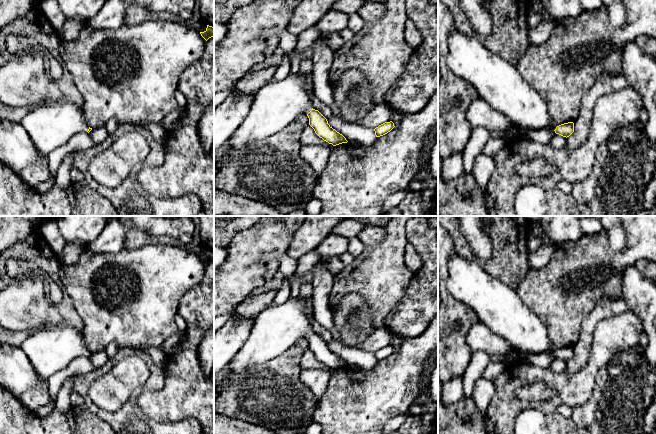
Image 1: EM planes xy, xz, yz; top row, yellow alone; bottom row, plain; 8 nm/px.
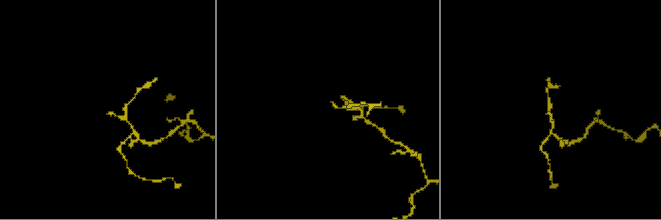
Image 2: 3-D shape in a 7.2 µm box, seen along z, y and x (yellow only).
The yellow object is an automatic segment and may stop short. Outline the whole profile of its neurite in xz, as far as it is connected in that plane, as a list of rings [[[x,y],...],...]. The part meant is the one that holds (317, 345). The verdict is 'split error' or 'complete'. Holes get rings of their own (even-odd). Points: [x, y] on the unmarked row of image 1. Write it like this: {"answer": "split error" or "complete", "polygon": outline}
{"answer": "split error", "polygon": [[[296,296],[290,297],[284,303],[268,306],[259,313],[255,318],[246,342],[233,359],[214,377],[214,387],[227,389],[231,382],[231,375],[239,375],[250,366],[260,365],[279,357],[302,338],[308,340],[309,349],[324,365],[333,370],[347,367],[346,362],[333,353],[328,348],[327,343],[318,334],[312,332],[310,316],[306,312],[307,308],[308,303],[299,296]]]}

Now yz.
{"answer": "split error", "polygon": [[[455,252],[449,258],[448,271],[449,293],[470,307],[494,334],[527,354],[549,352],[566,362],[574,356],[573,346],[554,350],[548,329],[536,313],[479,261],[467,260]]]}

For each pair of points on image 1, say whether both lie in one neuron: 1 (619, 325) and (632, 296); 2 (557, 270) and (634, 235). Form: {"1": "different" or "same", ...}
{"1": "different", "2": "same"}

